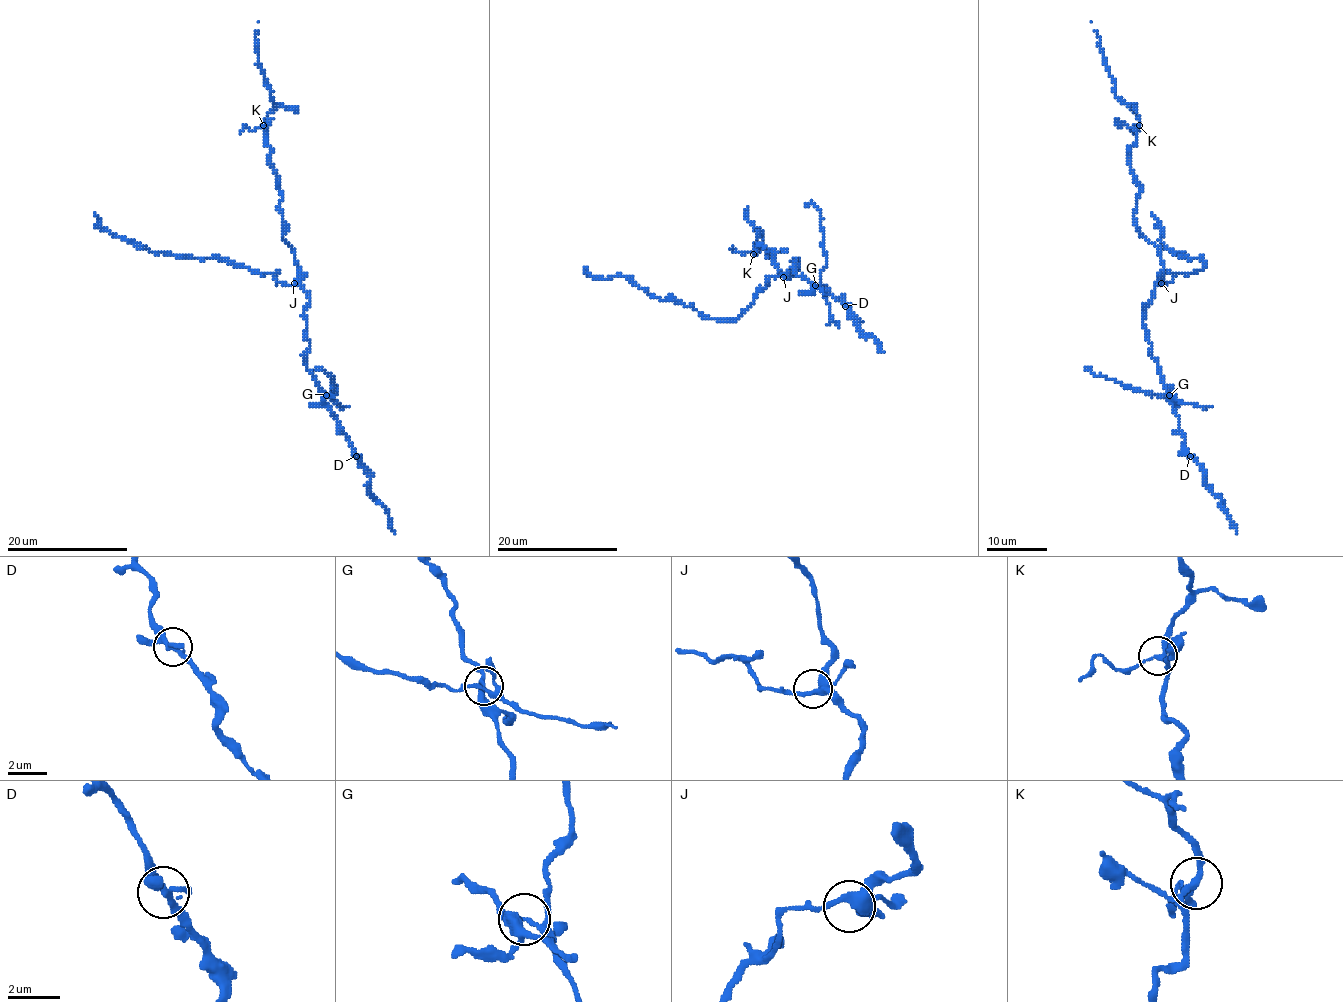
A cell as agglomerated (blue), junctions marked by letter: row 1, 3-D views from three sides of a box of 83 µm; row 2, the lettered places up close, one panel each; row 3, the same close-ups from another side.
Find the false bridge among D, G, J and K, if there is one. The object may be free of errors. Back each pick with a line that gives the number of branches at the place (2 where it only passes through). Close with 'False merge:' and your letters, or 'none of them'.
G: Branches: 4
False merge: G

